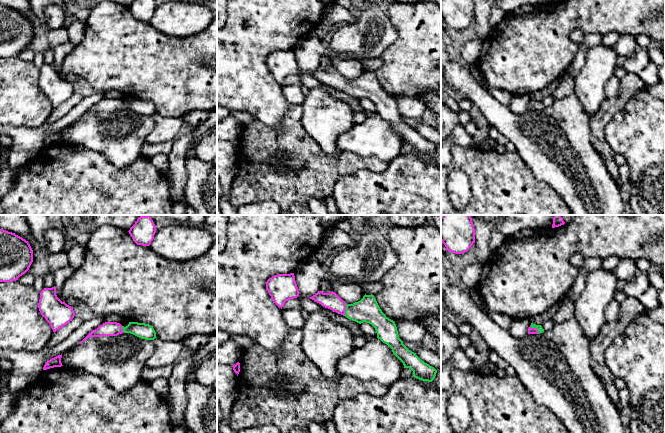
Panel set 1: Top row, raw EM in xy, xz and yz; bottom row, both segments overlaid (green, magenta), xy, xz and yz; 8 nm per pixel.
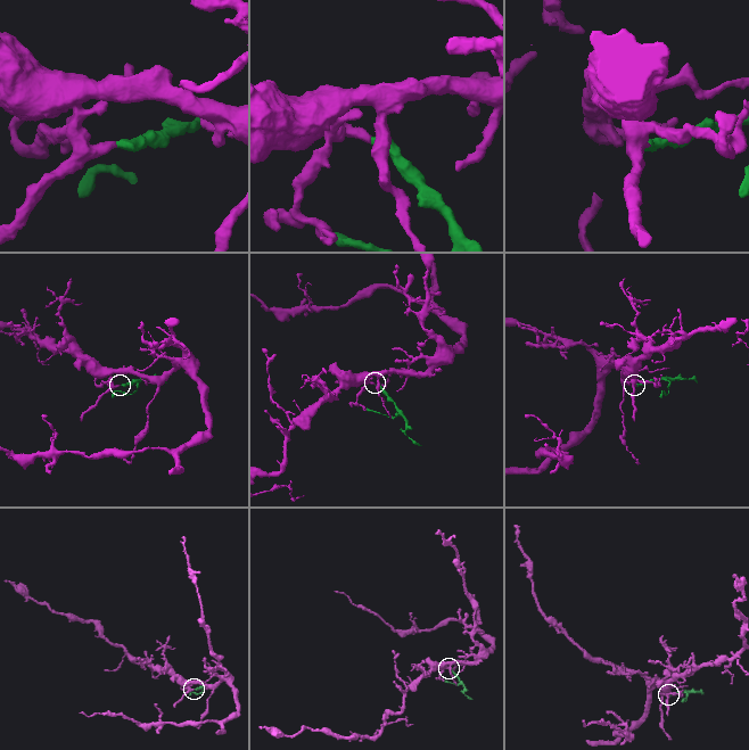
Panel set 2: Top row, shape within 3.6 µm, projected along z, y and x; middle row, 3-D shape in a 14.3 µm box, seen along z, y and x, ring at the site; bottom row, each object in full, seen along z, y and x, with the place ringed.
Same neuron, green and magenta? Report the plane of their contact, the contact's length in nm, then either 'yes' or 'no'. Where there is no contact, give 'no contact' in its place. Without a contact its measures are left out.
xz | 110 nm | yes

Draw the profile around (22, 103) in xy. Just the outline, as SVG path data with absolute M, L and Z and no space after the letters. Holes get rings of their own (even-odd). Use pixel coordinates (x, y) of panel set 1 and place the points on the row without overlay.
M18 56L0 58L0 125L37 128L46 123L47 118L54 108L39 87L39 75L40 68L38 68L33 61L24 61Z

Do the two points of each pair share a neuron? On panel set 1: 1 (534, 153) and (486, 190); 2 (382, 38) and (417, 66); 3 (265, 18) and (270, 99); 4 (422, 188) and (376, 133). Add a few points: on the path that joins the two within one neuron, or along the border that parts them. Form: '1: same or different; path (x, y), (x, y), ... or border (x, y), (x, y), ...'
1: different; border (516, 150), (538, 180)
2: different; border (390, 20), (396, 31), (396, 39), (378, 57)
3: same; path (257, 38), (257, 79)
4: different; border (400, 154), (389, 163)

